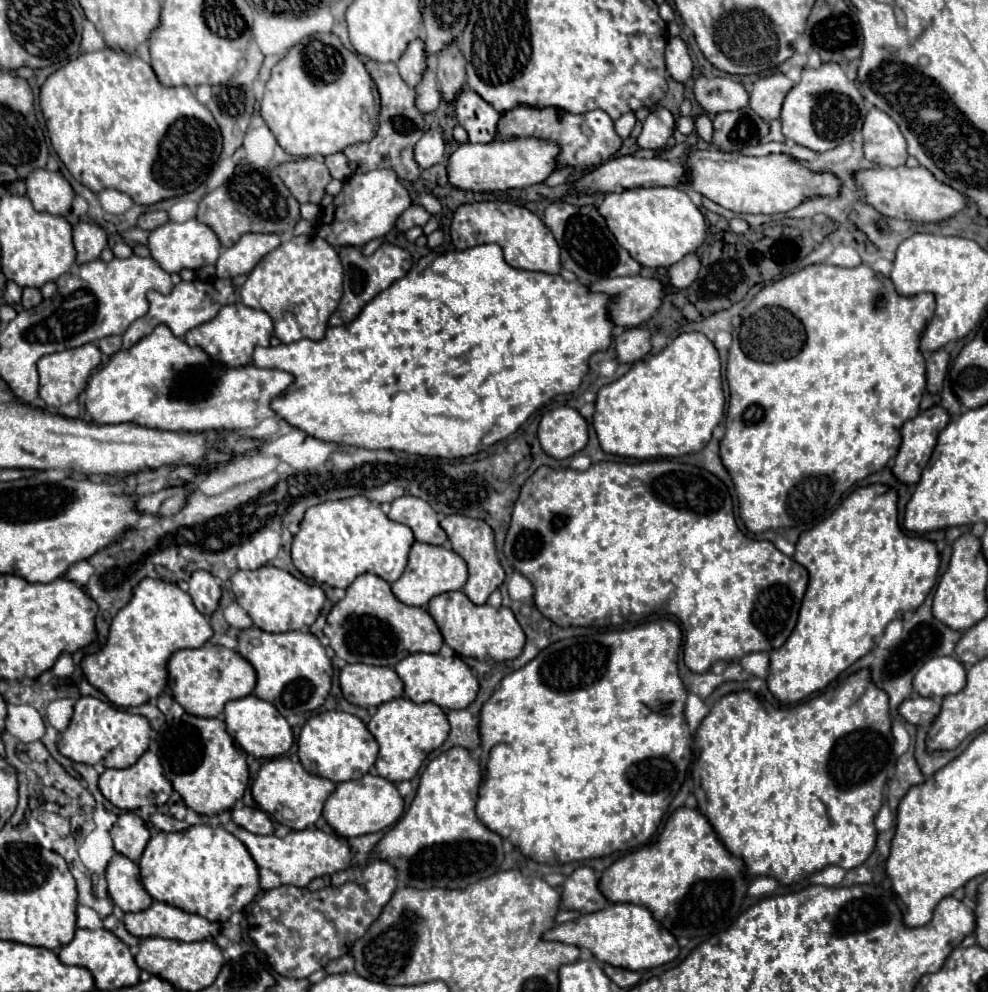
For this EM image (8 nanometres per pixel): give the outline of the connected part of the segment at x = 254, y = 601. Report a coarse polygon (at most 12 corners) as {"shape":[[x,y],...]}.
{"shape":[[266,564],[236,570],[236,602],[264,632],[312,626],[324,590]]}

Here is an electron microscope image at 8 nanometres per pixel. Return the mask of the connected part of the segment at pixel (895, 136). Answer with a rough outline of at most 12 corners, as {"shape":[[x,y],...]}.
{"shape":[[872,108],[862,126],[864,156],[878,166],[908,158],[898,124]]}

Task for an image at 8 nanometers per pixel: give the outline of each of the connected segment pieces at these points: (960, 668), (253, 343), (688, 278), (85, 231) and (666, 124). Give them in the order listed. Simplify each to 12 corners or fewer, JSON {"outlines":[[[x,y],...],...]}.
{"outlines":[[[934,656],[914,676],[920,696],[944,698],[966,686],[966,666]],[[226,304],[184,340],[226,366],[248,366],[274,334],[266,312]],[[686,254],[668,268],[672,286],[686,288],[696,280],[700,260]],[[78,222],[72,236],[78,264],[96,260],[108,246],[94,222]],[[654,108],[638,136],[640,148],[662,148],[676,126],[666,108]]]}

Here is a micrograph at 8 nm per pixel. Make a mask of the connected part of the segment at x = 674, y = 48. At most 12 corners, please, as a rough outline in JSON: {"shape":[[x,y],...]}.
{"shape":[[682,38],[666,46],[666,70],[676,82],[692,76],[692,60]]}

